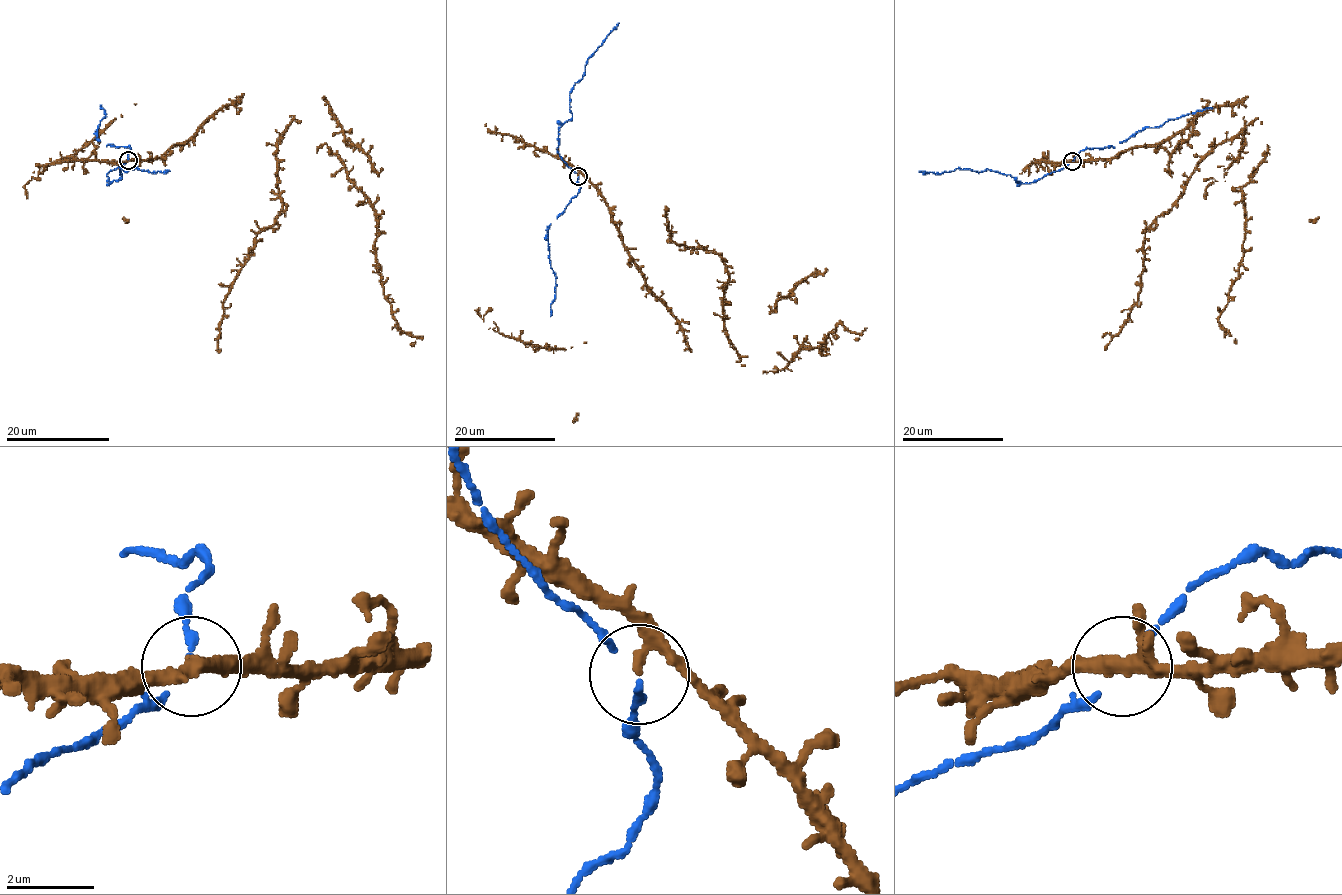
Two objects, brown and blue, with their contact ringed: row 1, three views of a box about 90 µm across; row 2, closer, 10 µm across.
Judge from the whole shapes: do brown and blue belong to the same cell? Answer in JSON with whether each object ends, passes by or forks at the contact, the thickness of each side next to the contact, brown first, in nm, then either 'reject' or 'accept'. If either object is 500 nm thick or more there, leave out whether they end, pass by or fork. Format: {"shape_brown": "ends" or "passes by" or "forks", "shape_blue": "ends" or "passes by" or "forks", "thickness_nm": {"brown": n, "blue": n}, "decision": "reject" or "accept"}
{"shape_brown": "passes by", "shape_blue": "passes by", "thickness_nm": {"brown": 150, "blue": 120}, "decision": "reject"}

